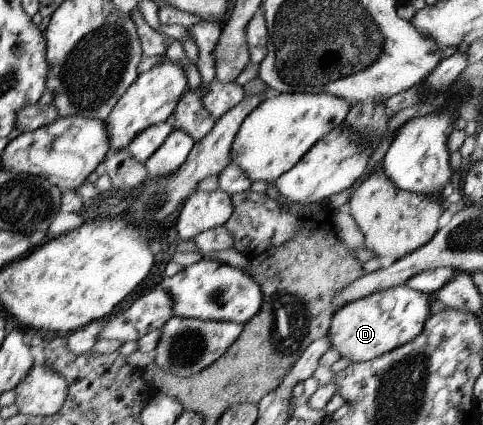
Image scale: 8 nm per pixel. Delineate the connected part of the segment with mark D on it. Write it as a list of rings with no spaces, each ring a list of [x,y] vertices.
[[[398,285],[361,299],[349,302],[333,312],[328,329],[328,340],[340,357],[351,363],[372,360],[416,338],[430,316],[429,293],[413,291]]]

